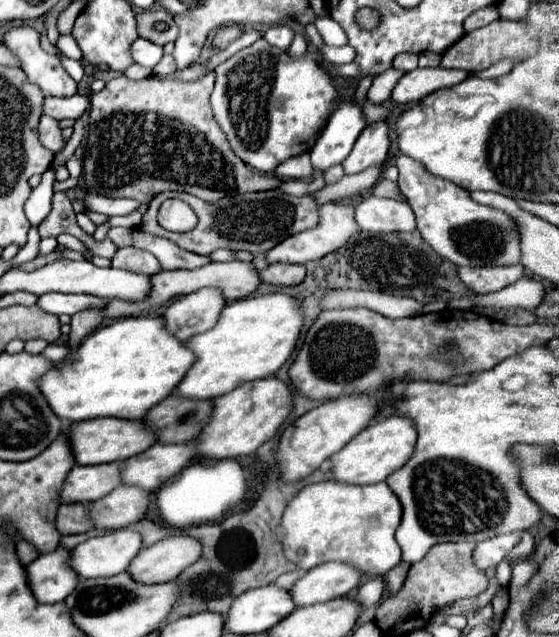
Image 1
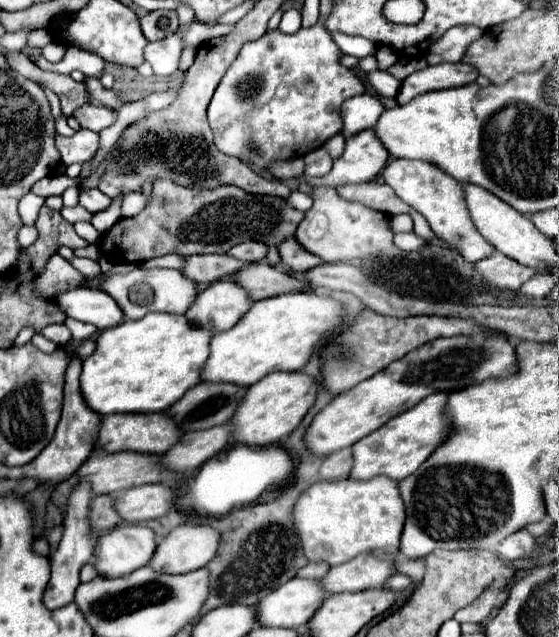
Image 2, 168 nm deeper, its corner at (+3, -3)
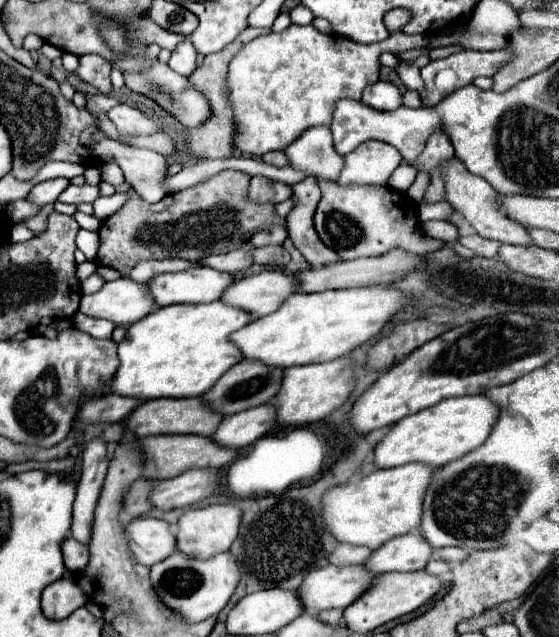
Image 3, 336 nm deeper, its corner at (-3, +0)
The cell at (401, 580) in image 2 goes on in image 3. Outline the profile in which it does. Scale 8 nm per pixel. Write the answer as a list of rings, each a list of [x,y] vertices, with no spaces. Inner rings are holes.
[[[432,559],[428,565],[426,565],[426,571],[428,573],[434,573],[434,575],[444,575],[450,571],[450,563],[442,561],[442,559]]]

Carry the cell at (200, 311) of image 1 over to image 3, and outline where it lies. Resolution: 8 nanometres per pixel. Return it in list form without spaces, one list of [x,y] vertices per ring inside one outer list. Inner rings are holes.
[[[272,269],[234,281],[222,299],[228,301],[228,305],[252,313],[254,317],[264,317],[274,313],[290,293],[298,293],[298,279],[294,273]]]

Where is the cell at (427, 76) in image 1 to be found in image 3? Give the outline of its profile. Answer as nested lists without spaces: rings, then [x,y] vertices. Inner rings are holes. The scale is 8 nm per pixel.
[[[502,49],[502,51],[460,51],[460,53],[454,53],[446,59],[436,59],[436,61],[430,61],[426,67],[420,69],[420,75],[426,83],[426,93],[424,93],[424,99],[422,103],[426,107],[434,107],[438,105],[448,93],[454,93],[456,89],[464,87],[464,85],[470,85],[476,77],[484,75],[484,77],[492,77],[494,73],[498,73],[498,69],[502,65],[506,65],[508,61],[512,59],[512,55]]]

